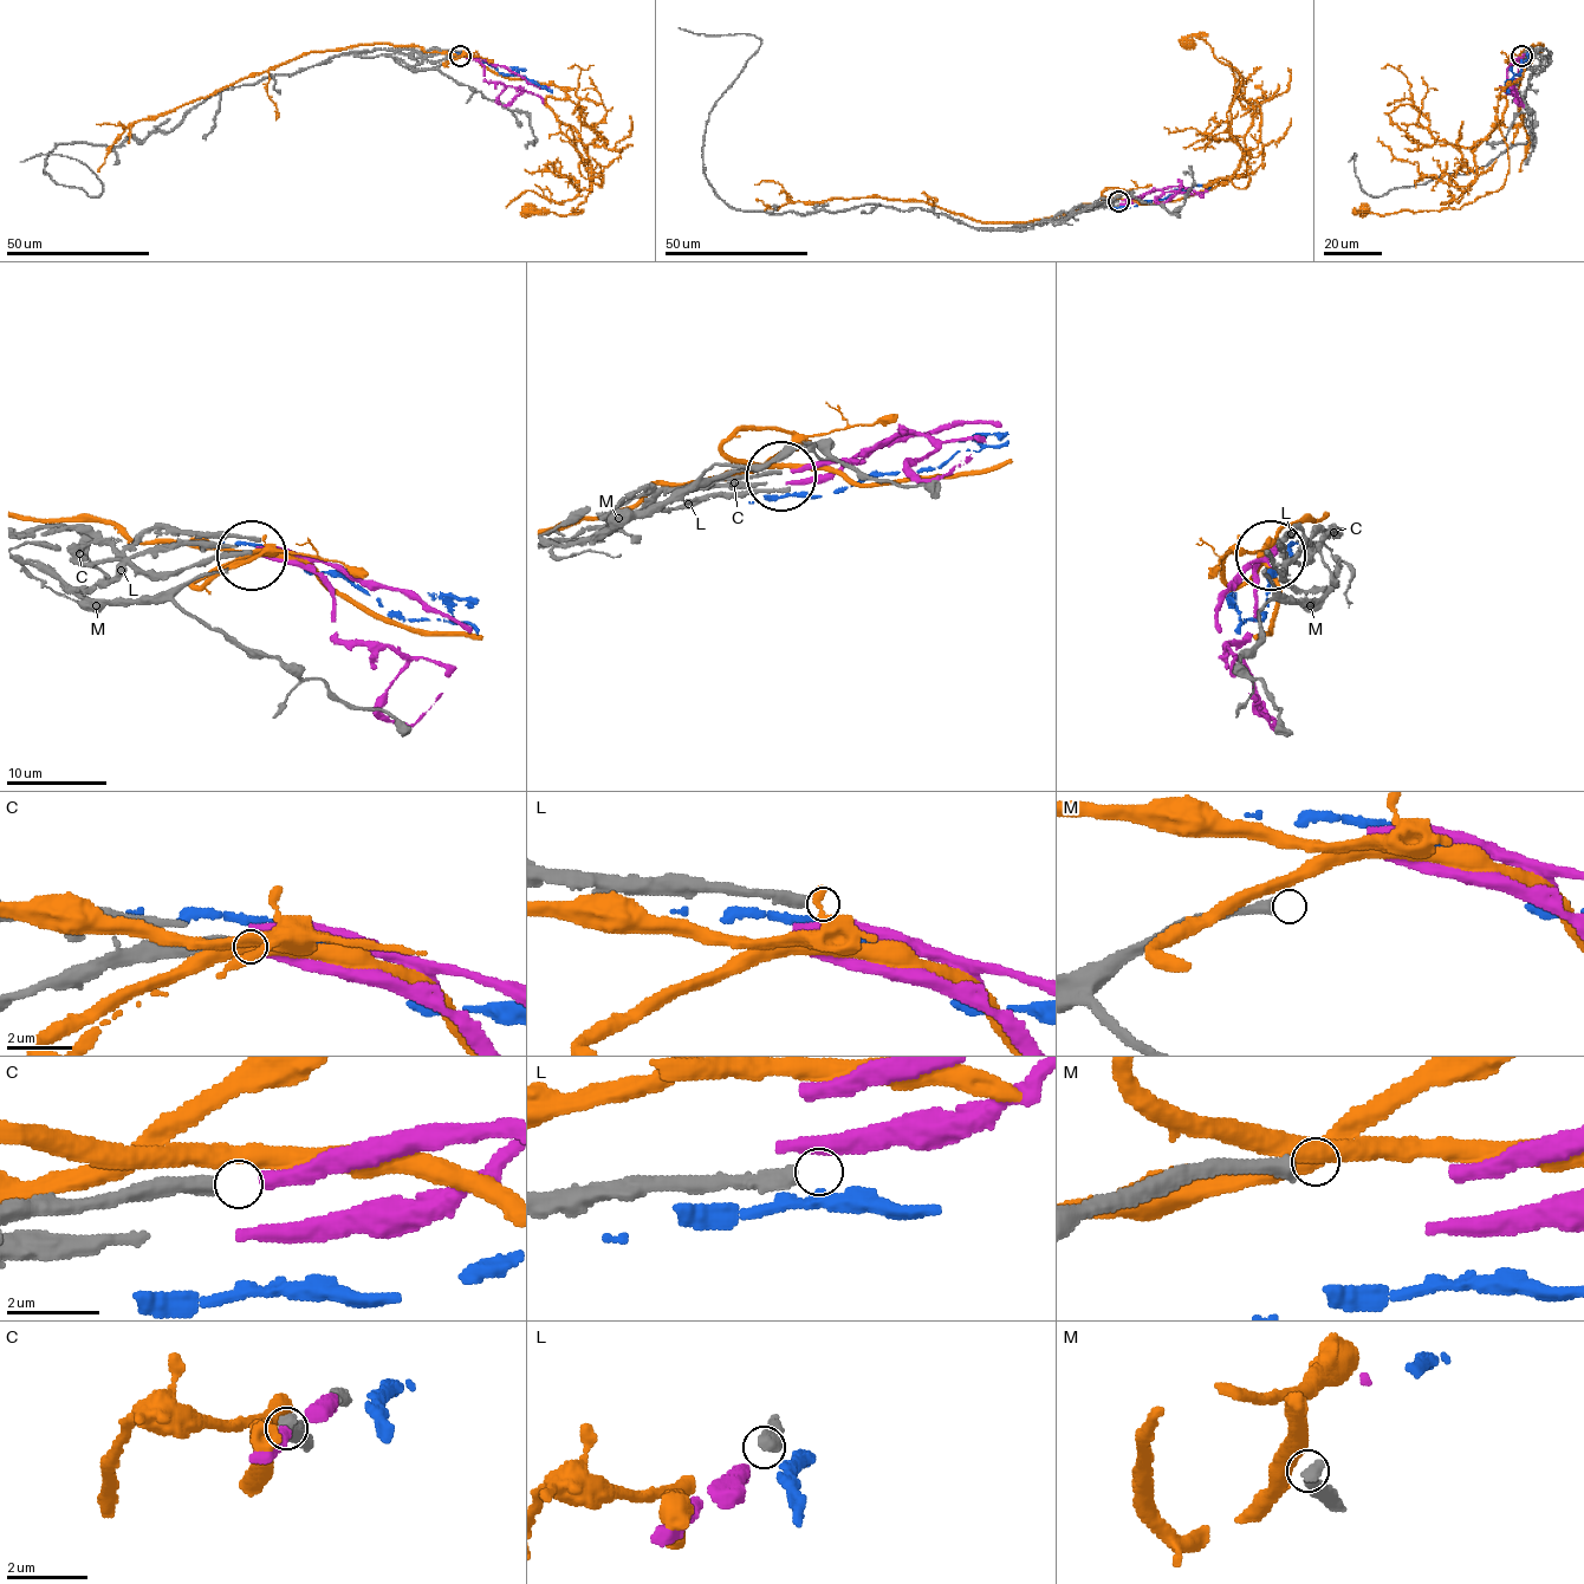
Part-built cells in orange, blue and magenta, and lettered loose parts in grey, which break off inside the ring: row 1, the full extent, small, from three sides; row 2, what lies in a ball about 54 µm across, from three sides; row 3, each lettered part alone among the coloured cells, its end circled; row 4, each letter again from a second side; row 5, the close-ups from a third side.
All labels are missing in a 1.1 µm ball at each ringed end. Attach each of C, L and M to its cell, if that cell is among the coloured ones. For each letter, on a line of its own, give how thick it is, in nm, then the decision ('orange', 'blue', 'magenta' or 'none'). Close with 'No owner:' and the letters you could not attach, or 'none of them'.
C: 360 nm thick; magenta
L: 360 nm thick; none
M: 320 nm thick; none
No owner: L, M

